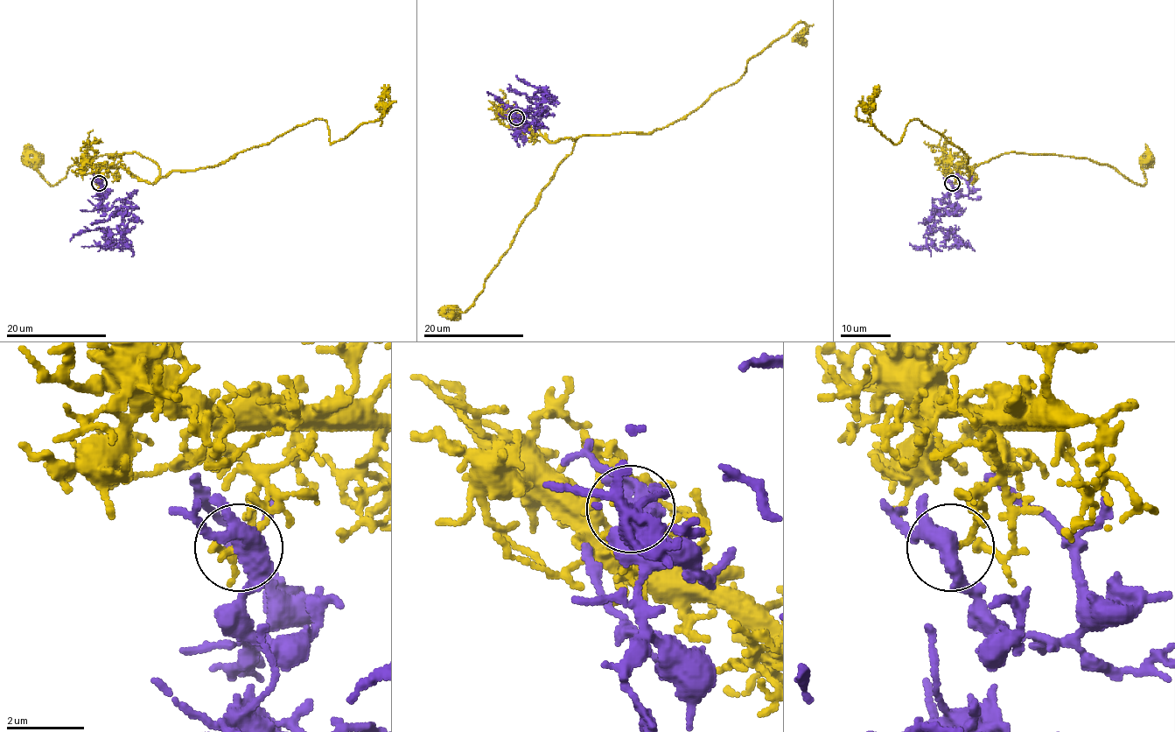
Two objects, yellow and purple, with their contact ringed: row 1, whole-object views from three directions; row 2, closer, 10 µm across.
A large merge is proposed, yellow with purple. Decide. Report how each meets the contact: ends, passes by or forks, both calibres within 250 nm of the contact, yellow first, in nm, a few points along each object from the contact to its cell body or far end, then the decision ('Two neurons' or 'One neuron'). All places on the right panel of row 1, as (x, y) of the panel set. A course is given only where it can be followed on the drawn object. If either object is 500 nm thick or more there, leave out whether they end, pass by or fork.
At the ring yellow ends. At the ring purple forks. Thickness 150 nm (yellow) against 400 nm. Course of yellow: (952, 184), (958, 167), (975, 176), (972, 184), (967, 156), (917, 118), (896, 144), (856, 117), (878, 84). Course of purple: (952, 184), (954, 210), (925, 235), (940, 249), (948, 230), (962, 242), (947, 246). Two neurons

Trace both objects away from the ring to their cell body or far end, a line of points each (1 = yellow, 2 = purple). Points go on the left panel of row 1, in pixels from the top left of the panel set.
1: (99, 184), (107, 167), (154, 184), (214, 167), (318, 118), (331, 144), (343, 139), (381, 117), (388, 84)
2: (99, 184), (100, 208), (126, 214), (117, 230), (128, 242), (114, 246), (107, 230), (101, 245), (81, 246)

